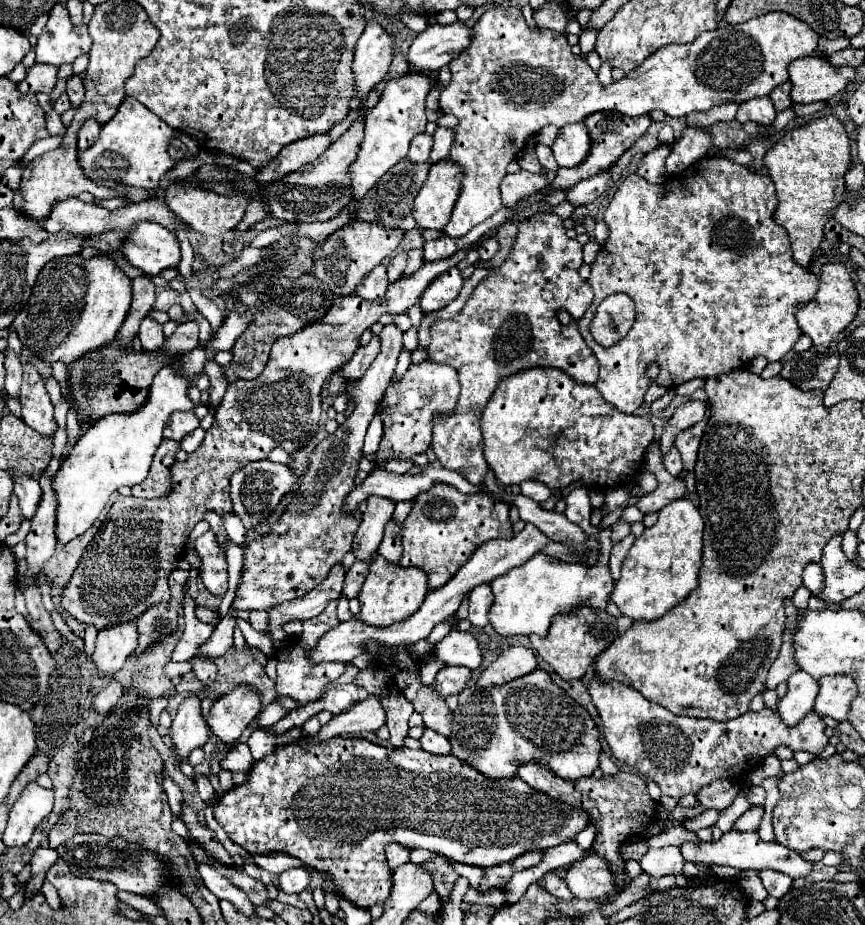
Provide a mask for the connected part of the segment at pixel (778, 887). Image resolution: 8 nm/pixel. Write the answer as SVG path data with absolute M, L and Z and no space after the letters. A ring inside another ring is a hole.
M758 871L758 875L760 875L766 891L776 899L780 899L784 893L788 893L792 889L792 885L794 885L792 877L776 873L776 871Z

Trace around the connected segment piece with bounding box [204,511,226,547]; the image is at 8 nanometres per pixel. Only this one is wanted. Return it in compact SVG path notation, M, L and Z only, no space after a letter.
M206 511L204 519L210 523L210 529L216 533L220 547L224 547L224 541L226 541L226 531L224 531L224 523L222 523L222 517L220 517L220 515L214 515L214 511Z

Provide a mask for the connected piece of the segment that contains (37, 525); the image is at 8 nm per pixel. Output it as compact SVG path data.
M42 471L40 475L40 487L42 487L42 503L38 503L38 511L32 517L32 529L26 535L26 561L28 561L28 573L26 583L34 581L34 575L44 567L44 563L52 557L56 539L54 539L54 515L58 507L58 499L54 497L52 487L54 477L48 475L48 471Z

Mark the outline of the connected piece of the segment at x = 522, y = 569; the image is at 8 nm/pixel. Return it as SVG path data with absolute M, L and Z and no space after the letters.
M576 487L572 489L566 497L566 508L564 515L572 522L582 527L582 530L591 537L597 539L601 545L600 555L594 565L586 563L564 563L558 559L550 559L550 555L534 555L530 561L510 569L506 575L496 577L490 587L494 591L494 603L490 607L490 623L494 629L504 635L540 635L546 637L550 623L556 615L568 615L572 609L588 607L590 611L604 611L612 589L614 589L614 579L608 567L608 557L612 549L610 540L612 527L600 530L590 523L592 507L590 507L590 497L586 493L586 487Z

